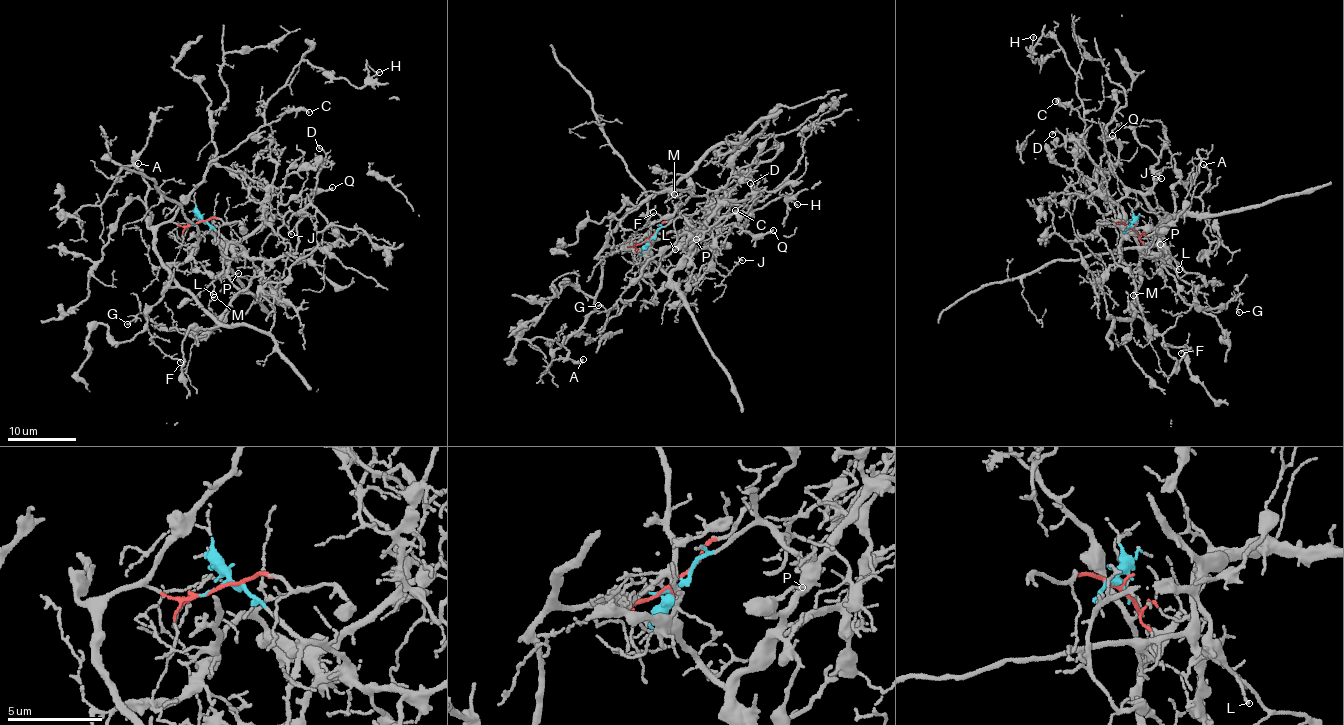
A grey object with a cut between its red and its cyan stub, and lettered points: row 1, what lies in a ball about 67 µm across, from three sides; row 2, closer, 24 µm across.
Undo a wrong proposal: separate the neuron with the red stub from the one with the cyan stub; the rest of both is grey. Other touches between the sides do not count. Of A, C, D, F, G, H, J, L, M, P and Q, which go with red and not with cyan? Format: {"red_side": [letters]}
{"red_side": ["A", "C", "F", "H"]}

